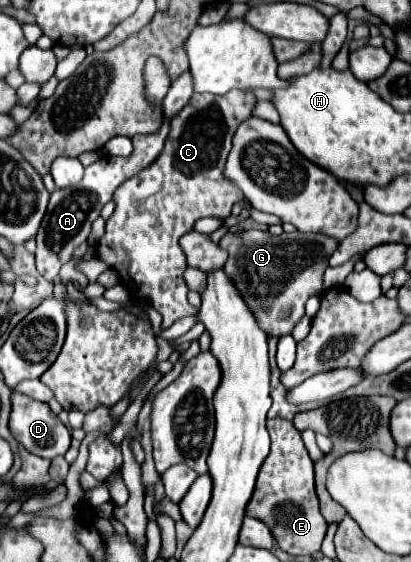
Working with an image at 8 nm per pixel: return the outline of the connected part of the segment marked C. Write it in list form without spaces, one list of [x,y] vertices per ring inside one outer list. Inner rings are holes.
[[[233,90],[225,96],[195,92],[187,106],[173,116],[161,156],[145,172],[129,178],[113,196],[117,206],[107,220],[95,256],[115,268],[125,286],[127,278],[131,280],[137,296],[143,294],[143,300],[163,316],[163,330],[181,316],[197,314],[187,302],[189,290],[183,280],[187,262],[179,238],[191,232],[199,218],[227,218],[231,206],[243,200],[241,190],[225,180],[223,168],[231,150],[231,138],[237,126],[253,116],[255,104],[253,90]]]

